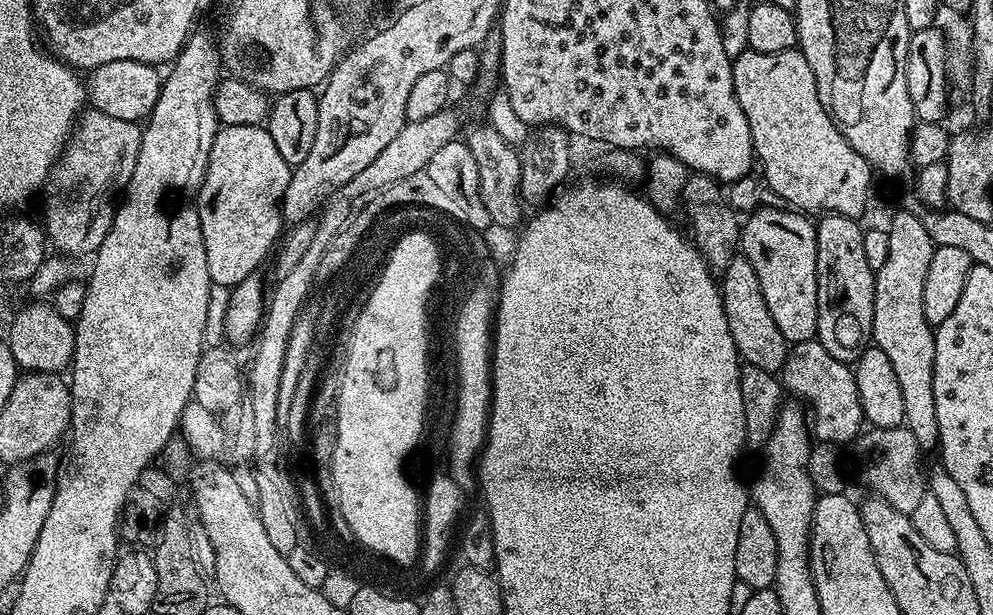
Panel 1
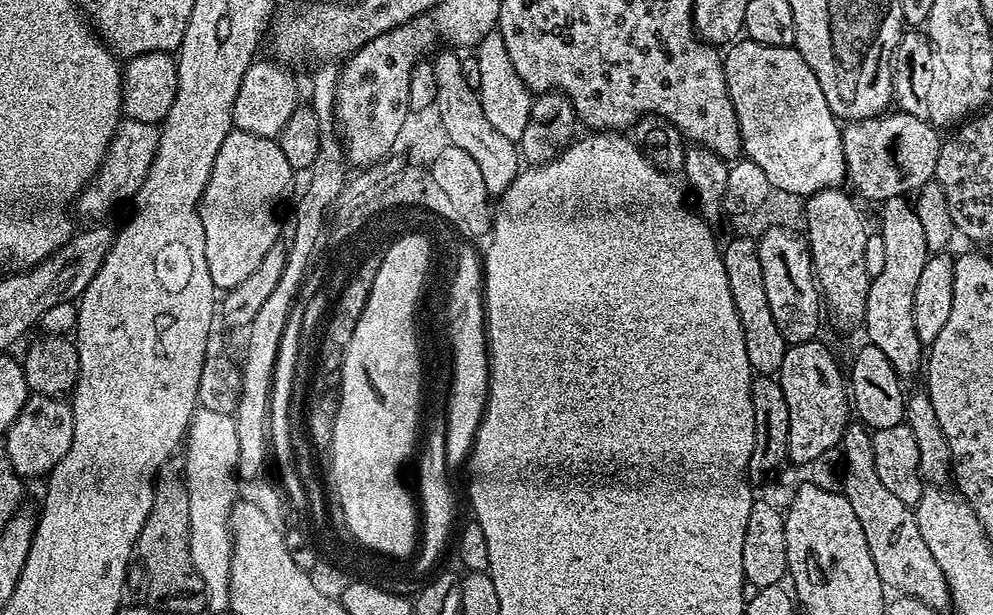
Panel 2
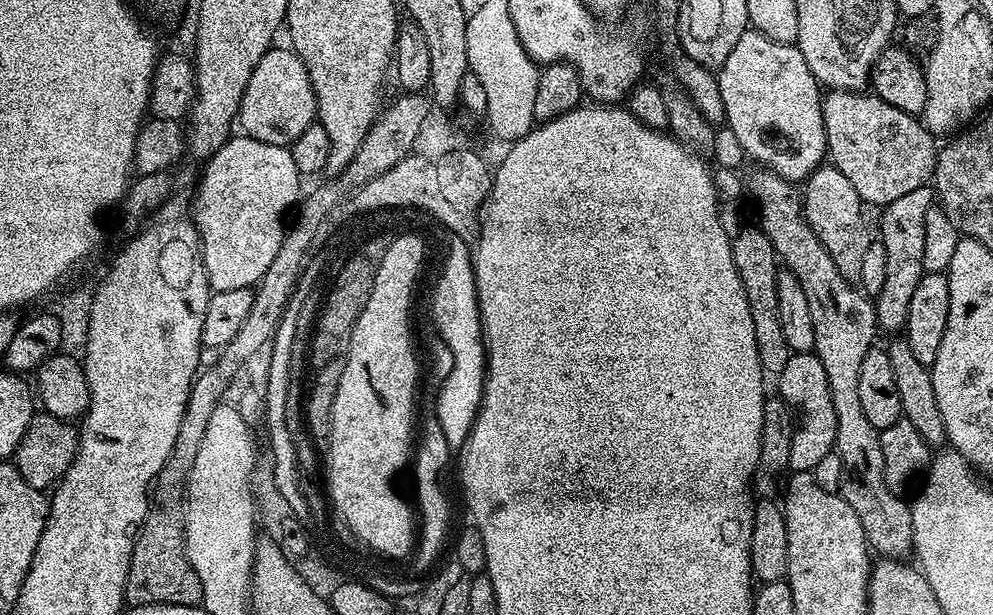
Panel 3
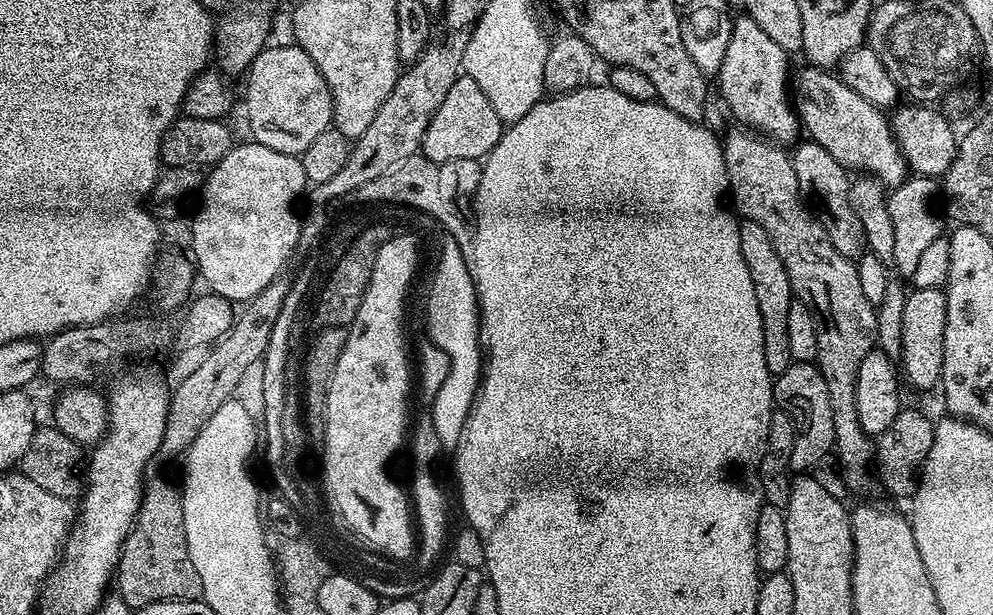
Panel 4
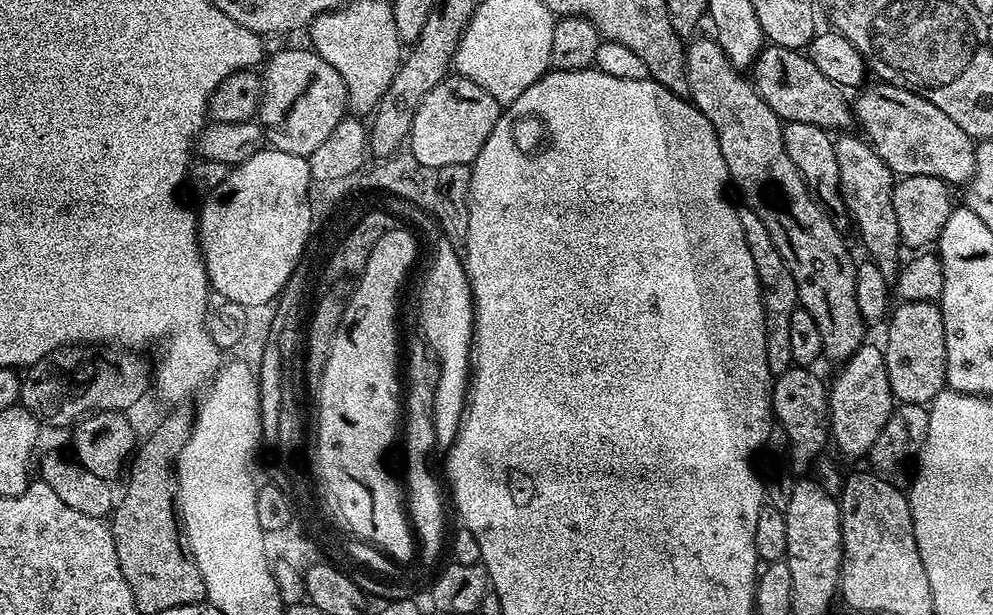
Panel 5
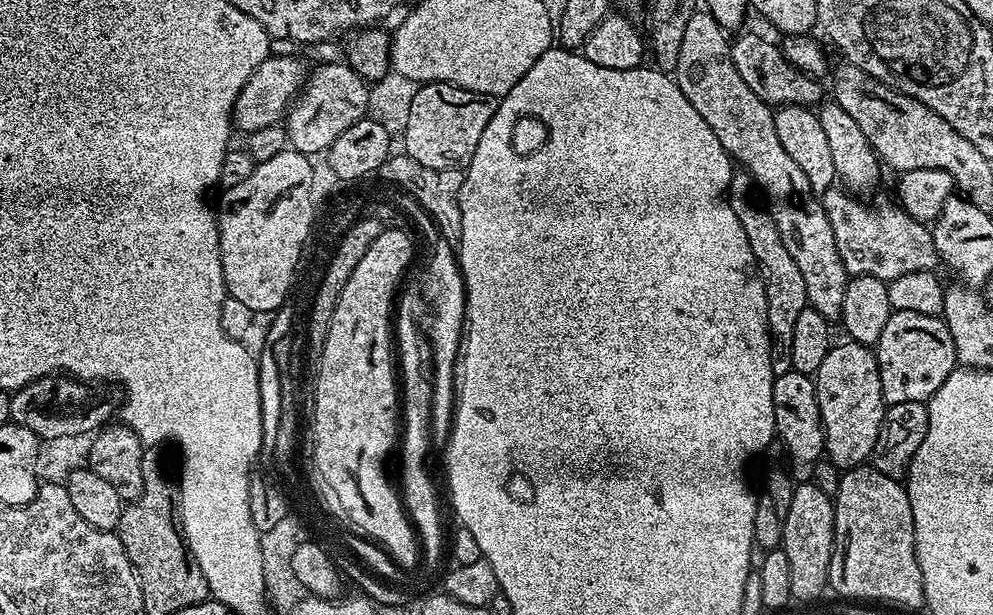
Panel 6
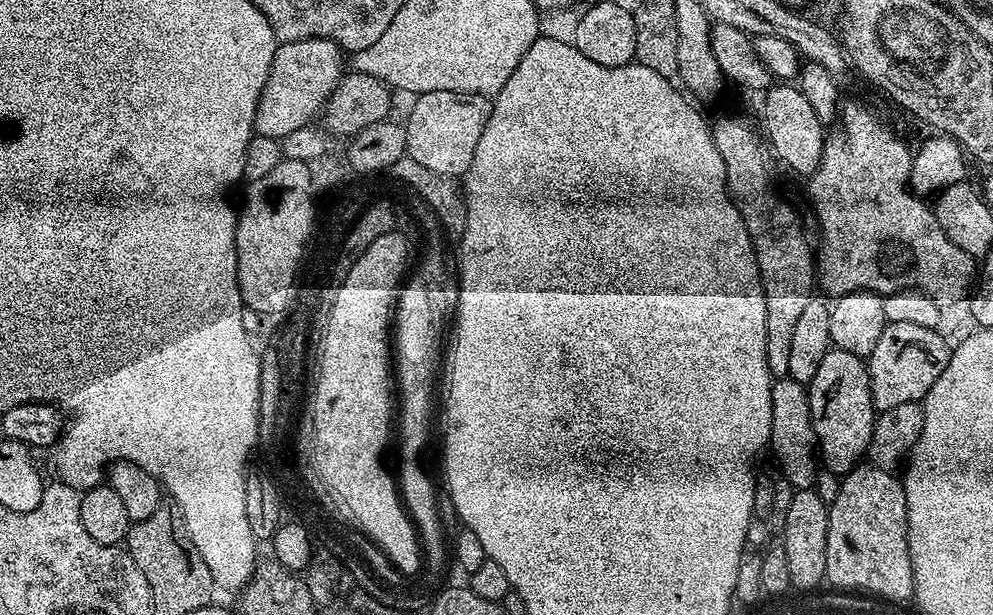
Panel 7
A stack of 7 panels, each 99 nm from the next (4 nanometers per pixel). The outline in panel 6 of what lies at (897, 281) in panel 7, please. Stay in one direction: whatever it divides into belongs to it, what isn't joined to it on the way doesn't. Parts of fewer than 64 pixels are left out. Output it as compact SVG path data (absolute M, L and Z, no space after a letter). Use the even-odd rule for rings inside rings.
M840 186L830 187L822 193L824 213L830 222L830 230L834 230L834 246L838 246L838 254L846 266L849 277L873 276L887 282L894 278L902 278L902 274L930 272L937 267L935 264L938 264L938 257L934 238L925 221L915 220L910 214L906 214L906 210L896 202L871 208L870 205L863 204L860 200L863 199L849 194Z

